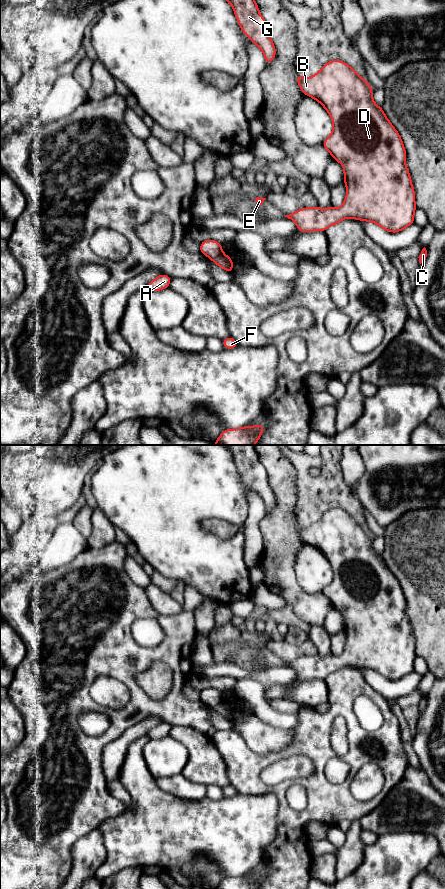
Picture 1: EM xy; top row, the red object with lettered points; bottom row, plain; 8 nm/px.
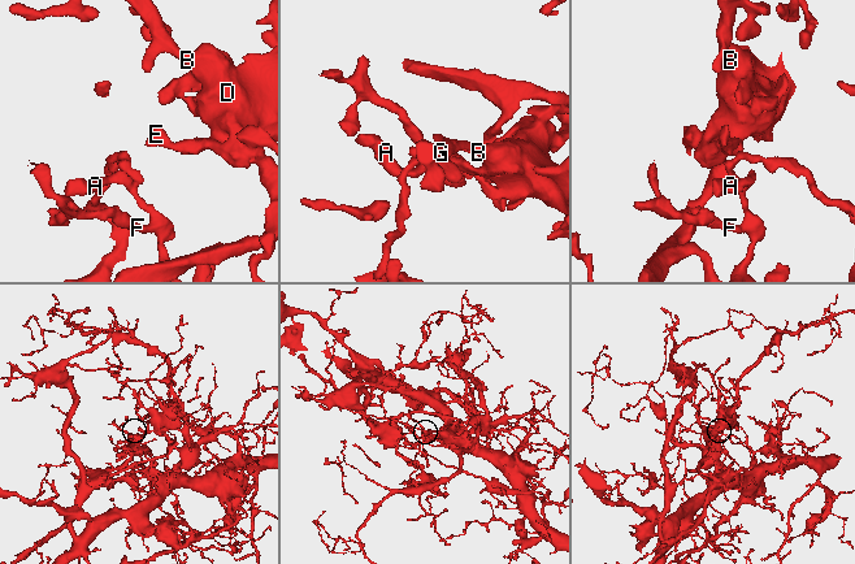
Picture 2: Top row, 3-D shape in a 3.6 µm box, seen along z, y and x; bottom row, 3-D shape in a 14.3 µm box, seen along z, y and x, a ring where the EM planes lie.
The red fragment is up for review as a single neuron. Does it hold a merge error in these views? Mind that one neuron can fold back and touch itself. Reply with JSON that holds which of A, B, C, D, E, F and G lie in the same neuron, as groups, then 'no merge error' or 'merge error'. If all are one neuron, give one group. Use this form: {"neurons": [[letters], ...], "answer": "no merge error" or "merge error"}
{"neurons": [["A", "F"], ["B", "C", "D", "E", "G"]], "answer": "merge error"}

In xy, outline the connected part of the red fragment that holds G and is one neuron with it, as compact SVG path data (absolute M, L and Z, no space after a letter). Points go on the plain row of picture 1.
M223 445L233 455L243 481L263 500L266 513L276 504L275 494L268 482L268 473L260 463L253 445Z

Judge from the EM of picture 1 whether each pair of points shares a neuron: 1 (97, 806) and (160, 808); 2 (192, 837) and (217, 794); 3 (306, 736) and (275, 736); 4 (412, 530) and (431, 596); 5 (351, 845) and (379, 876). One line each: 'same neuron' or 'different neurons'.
1: different neurons
2: different neurons
3: different neurons
4: same neuron
5: different neurons

